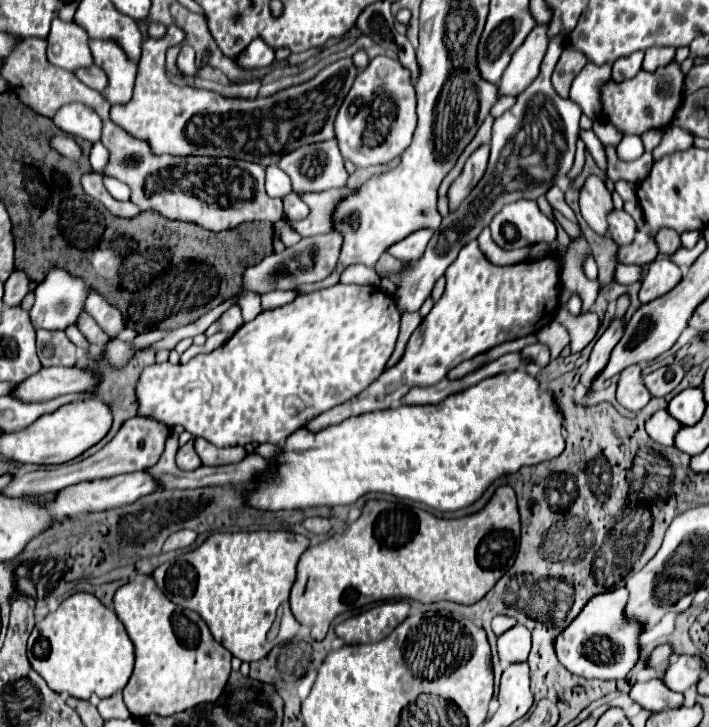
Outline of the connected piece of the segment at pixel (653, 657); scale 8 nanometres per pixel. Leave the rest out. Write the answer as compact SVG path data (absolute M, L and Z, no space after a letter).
M663 644L663 646L657 646L651 654L649 654L649 660L647 660L647 666L653 668L657 672L657 676L661 678L663 672L667 670L667 664L671 662L671 658L675 656L673 652L673 646L671 644Z

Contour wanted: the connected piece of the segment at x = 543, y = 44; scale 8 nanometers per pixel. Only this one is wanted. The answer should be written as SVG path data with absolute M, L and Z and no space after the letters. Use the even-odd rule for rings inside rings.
M539 24L517 48L515 56L511 58L511 64L503 72L503 78L499 82L499 96L519 96L519 92L523 92L523 88L527 88L527 84L531 84L531 80L539 76L539 68L547 52L547 46L547 24Z

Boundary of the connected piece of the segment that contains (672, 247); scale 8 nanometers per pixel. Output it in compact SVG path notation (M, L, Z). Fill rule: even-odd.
M659 230L659 234L655 236L655 242L663 256L671 256L681 248L681 238L675 230Z

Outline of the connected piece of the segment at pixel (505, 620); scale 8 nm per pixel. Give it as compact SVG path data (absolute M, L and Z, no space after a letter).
M495 616L495 618L493 618L493 632L495 632L497 636L501 636L501 634L507 632L509 628L513 628L515 624L517 624L517 620L511 618L511 616Z

